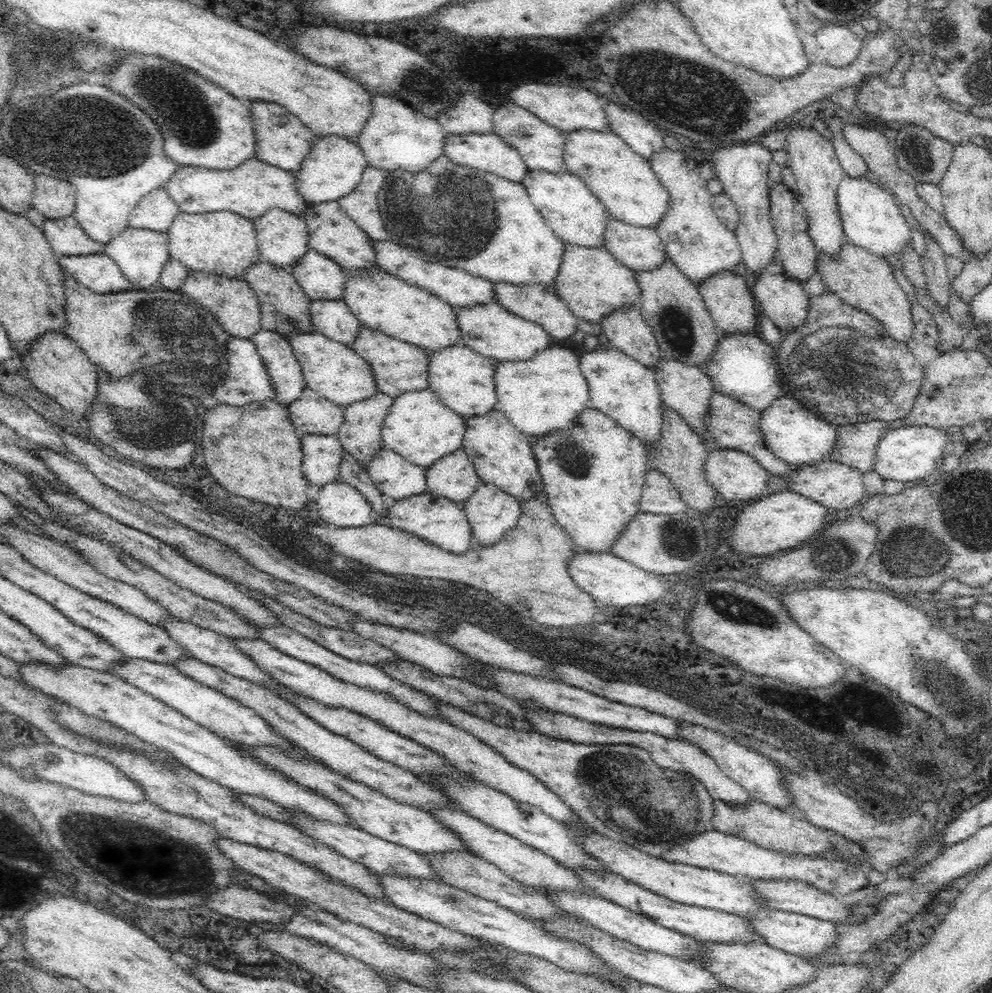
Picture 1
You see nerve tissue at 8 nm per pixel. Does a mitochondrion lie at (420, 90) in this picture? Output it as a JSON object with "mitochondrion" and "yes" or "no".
{"mitochondrion":"yes"}

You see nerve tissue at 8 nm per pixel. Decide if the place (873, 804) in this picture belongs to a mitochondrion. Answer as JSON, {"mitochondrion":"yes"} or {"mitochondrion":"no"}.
{"mitochondrion":"no"}

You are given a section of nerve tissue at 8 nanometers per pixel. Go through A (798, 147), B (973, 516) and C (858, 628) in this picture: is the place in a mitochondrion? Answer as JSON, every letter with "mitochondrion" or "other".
{"A":"other","B":"mitochondrion","C":"other"}

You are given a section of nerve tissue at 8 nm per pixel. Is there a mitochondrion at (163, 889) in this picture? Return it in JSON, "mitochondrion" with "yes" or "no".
{"mitochondrion":"no"}

